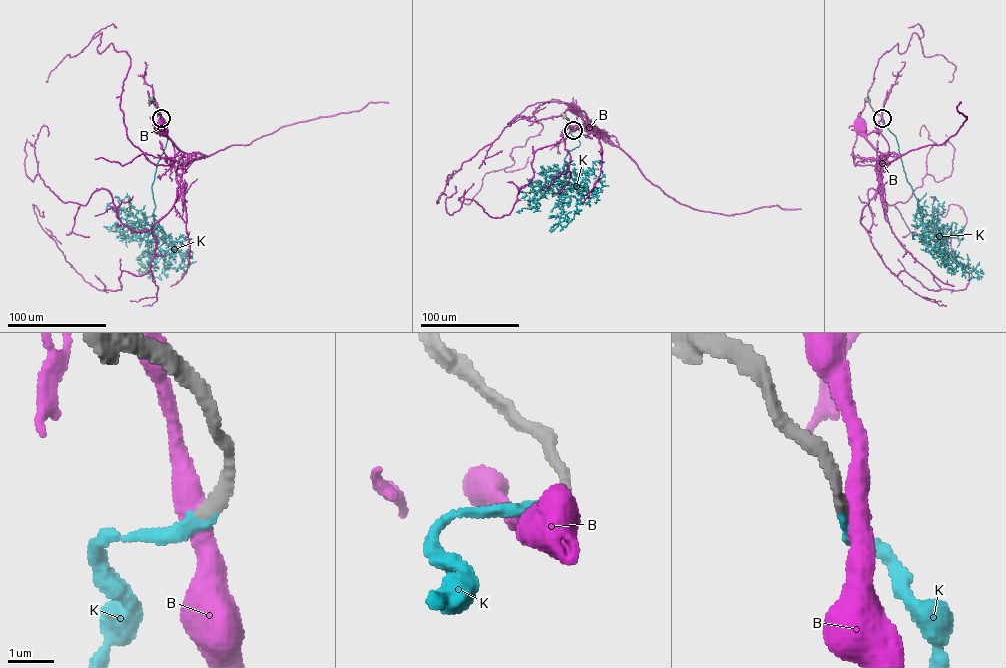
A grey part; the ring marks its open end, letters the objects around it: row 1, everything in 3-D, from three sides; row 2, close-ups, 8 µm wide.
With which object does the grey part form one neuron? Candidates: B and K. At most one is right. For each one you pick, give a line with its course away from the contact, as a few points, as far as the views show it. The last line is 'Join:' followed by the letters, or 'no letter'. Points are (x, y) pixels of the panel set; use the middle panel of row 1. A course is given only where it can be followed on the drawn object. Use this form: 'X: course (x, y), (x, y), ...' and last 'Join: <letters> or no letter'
K: course (573, 130), (580, 145), (564, 159), (565, 179), (579, 190), (568, 187), (561, 196), (559, 224), (574, 216)
Join: K

